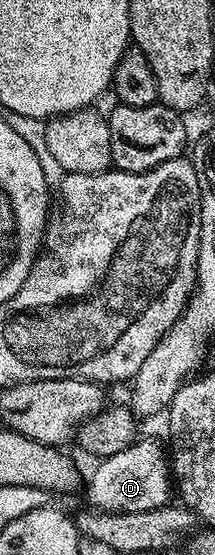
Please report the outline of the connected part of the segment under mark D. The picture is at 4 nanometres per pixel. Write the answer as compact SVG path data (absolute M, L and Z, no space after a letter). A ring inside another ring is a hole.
M138 439L112 457L102 459L99 464L92 473L86 491L89 501L87 504L91 508L108 512L146 512L169 504L170 491L172 495L172 471L163 444L161 447L150 439Z

